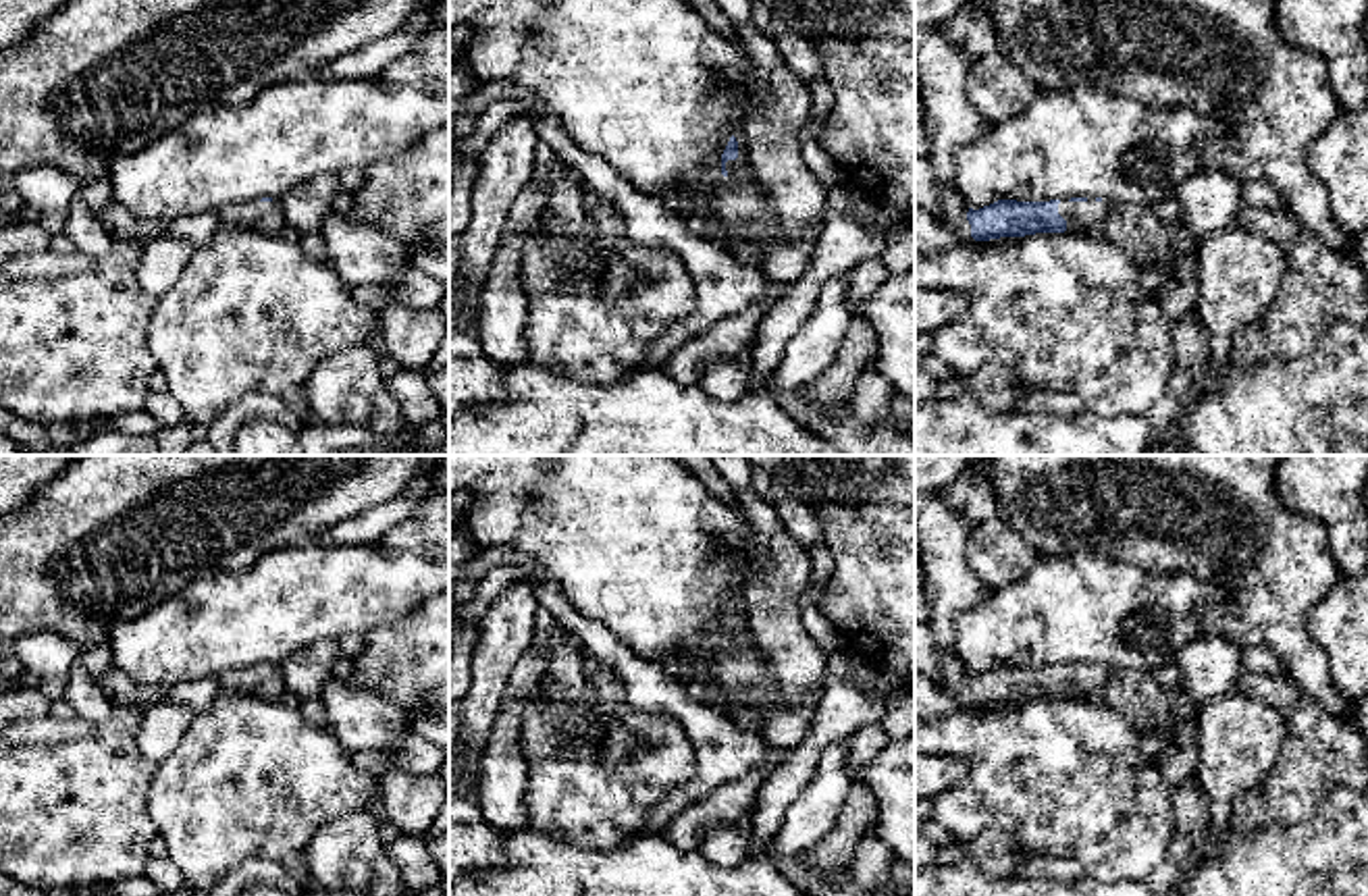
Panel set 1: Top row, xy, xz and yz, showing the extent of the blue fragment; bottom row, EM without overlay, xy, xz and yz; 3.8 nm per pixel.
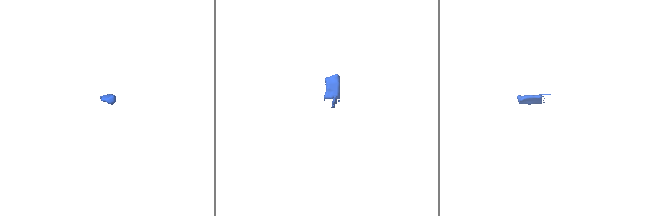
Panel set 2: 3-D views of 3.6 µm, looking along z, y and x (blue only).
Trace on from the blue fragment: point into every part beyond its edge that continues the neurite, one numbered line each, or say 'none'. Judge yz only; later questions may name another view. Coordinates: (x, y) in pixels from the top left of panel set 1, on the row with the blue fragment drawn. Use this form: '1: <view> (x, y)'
1: yz (955, 211)
2: yz (1146, 240)

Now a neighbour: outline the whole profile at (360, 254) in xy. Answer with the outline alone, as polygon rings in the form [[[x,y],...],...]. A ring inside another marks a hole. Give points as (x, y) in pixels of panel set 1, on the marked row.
[[[331,212],[318,233],[328,249],[326,264],[349,289],[401,285],[403,272],[412,266],[412,247],[351,214]]]

